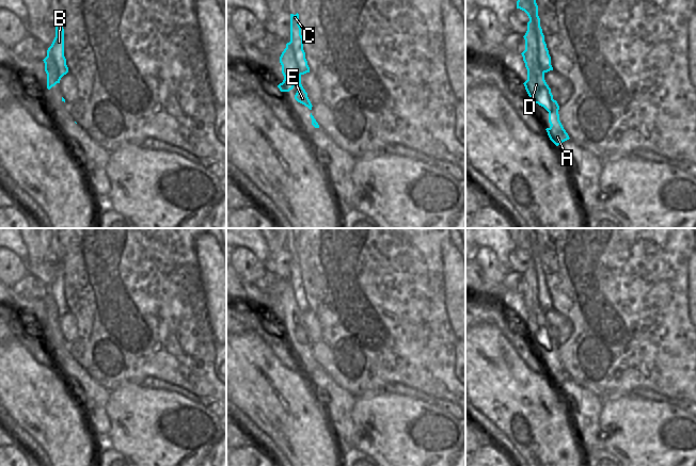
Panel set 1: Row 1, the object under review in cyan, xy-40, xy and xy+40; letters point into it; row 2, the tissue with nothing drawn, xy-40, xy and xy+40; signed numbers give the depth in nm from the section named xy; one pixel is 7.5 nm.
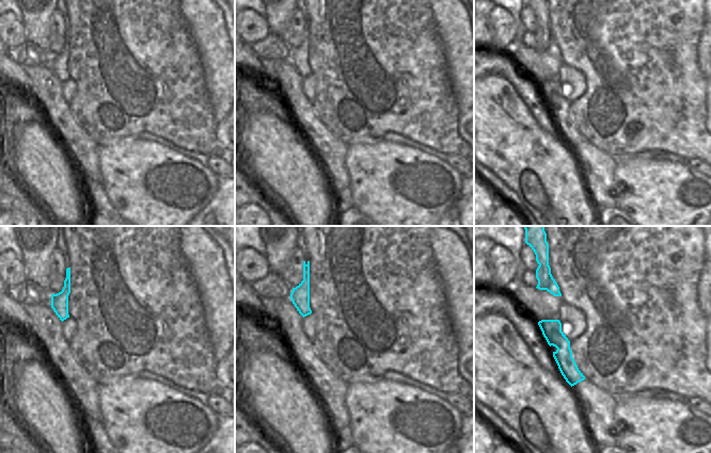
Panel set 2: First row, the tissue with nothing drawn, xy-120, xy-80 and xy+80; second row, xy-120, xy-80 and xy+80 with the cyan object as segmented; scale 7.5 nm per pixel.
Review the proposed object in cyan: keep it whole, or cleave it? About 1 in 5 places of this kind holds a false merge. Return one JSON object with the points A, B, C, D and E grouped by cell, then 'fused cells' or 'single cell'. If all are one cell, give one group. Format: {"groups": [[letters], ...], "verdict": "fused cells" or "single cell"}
{"groups": [["A", "B", "C", "D", "E"]], "verdict": "single cell"}

